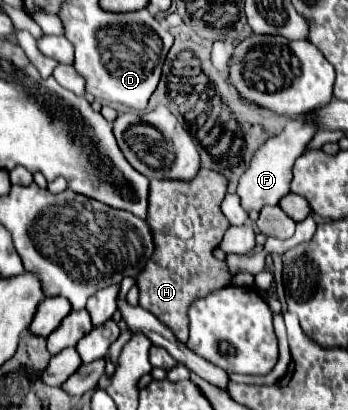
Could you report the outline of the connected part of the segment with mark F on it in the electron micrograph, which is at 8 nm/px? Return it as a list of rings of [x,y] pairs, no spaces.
[[[290,119],[288,125],[280,135],[270,137],[264,141],[258,149],[256,155],[250,161],[250,167],[242,173],[240,183],[238,183],[238,197],[242,201],[242,207],[248,211],[260,211],[264,205],[278,205],[282,195],[290,191],[290,171],[294,167],[294,161],[306,151],[306,145],[314,137],[314,127],[308,121],[294,121]]]

